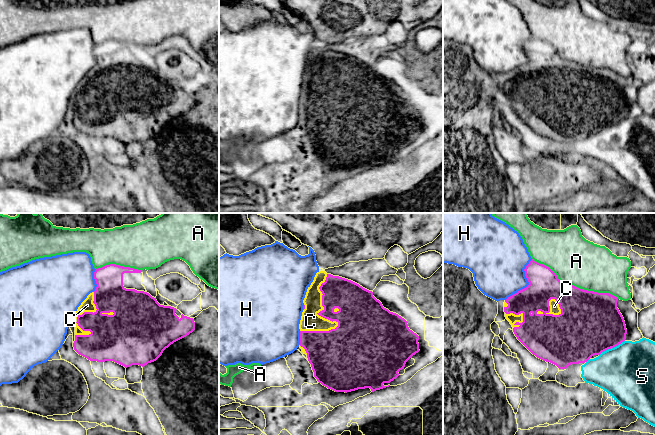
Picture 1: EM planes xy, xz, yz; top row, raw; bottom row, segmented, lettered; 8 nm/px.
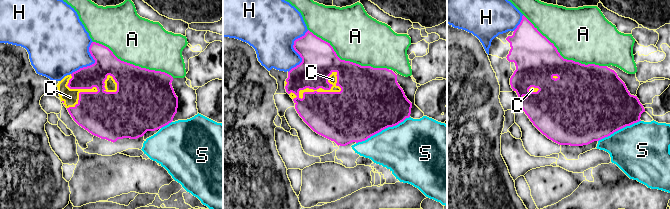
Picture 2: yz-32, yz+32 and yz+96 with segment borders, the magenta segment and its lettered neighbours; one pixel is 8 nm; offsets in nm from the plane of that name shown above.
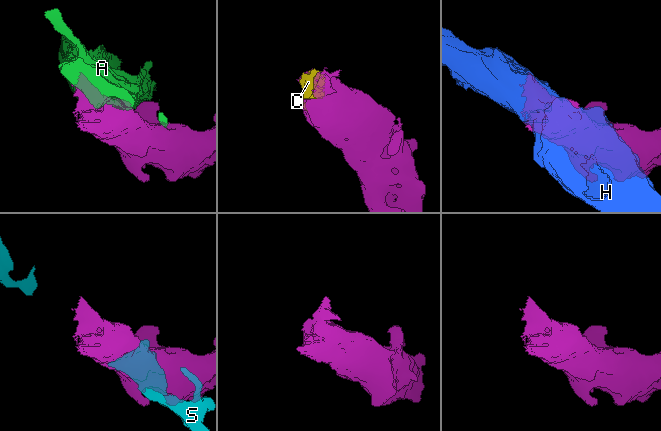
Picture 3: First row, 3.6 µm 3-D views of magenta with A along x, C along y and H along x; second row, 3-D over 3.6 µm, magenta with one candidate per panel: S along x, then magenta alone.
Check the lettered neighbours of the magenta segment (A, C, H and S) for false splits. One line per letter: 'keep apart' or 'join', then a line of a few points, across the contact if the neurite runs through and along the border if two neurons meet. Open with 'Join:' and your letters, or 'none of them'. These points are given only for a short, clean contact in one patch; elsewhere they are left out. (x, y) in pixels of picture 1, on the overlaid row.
Join: C
A: keep apart
C: join
H: keep apart
S: keep apart

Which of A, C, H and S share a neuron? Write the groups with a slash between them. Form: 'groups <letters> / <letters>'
groups A / C / H / S

